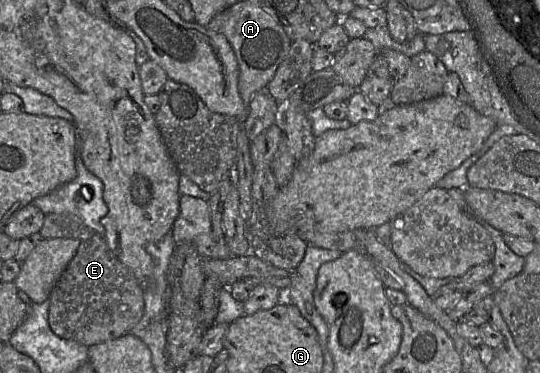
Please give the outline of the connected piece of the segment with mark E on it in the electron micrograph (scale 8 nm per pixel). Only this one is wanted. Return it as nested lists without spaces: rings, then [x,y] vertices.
[[[104,236],[83,240],[50,297],[49,325],[60,338],[87,347],[129,334],[144,313],[144,287],[109,248]]]

